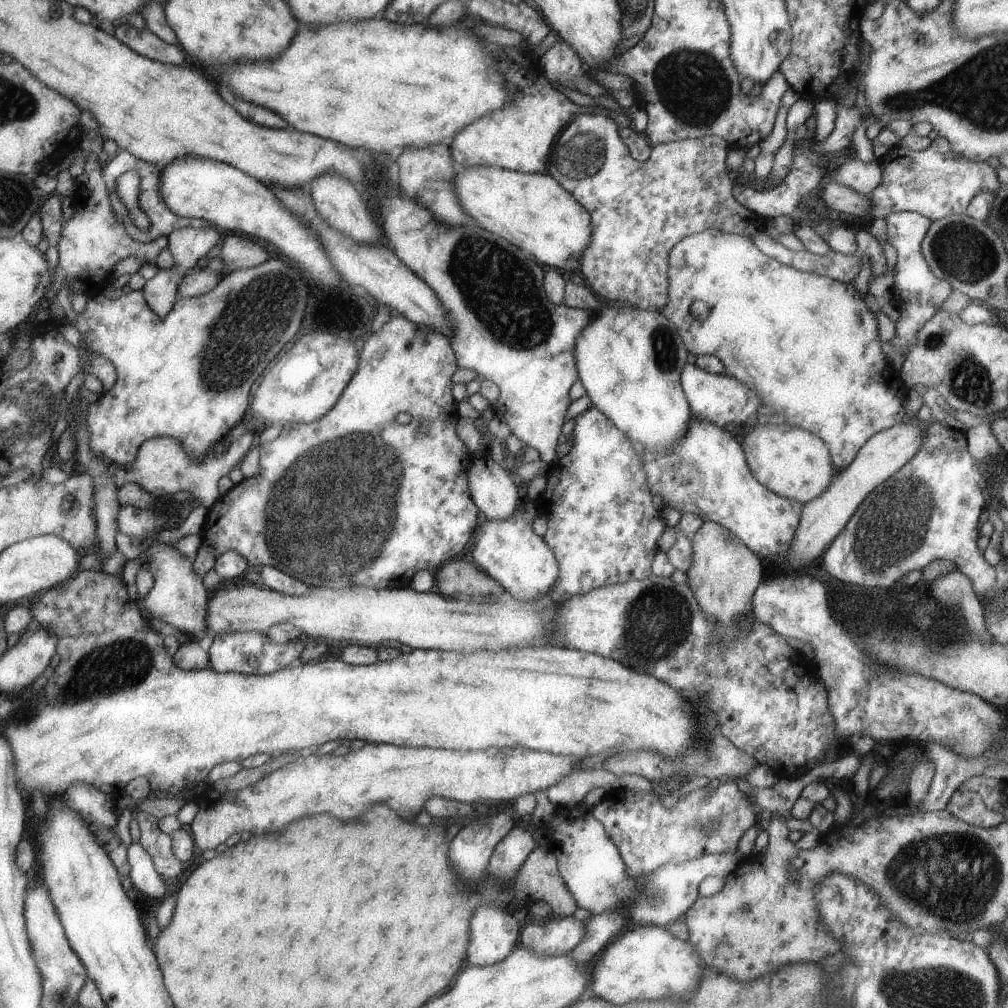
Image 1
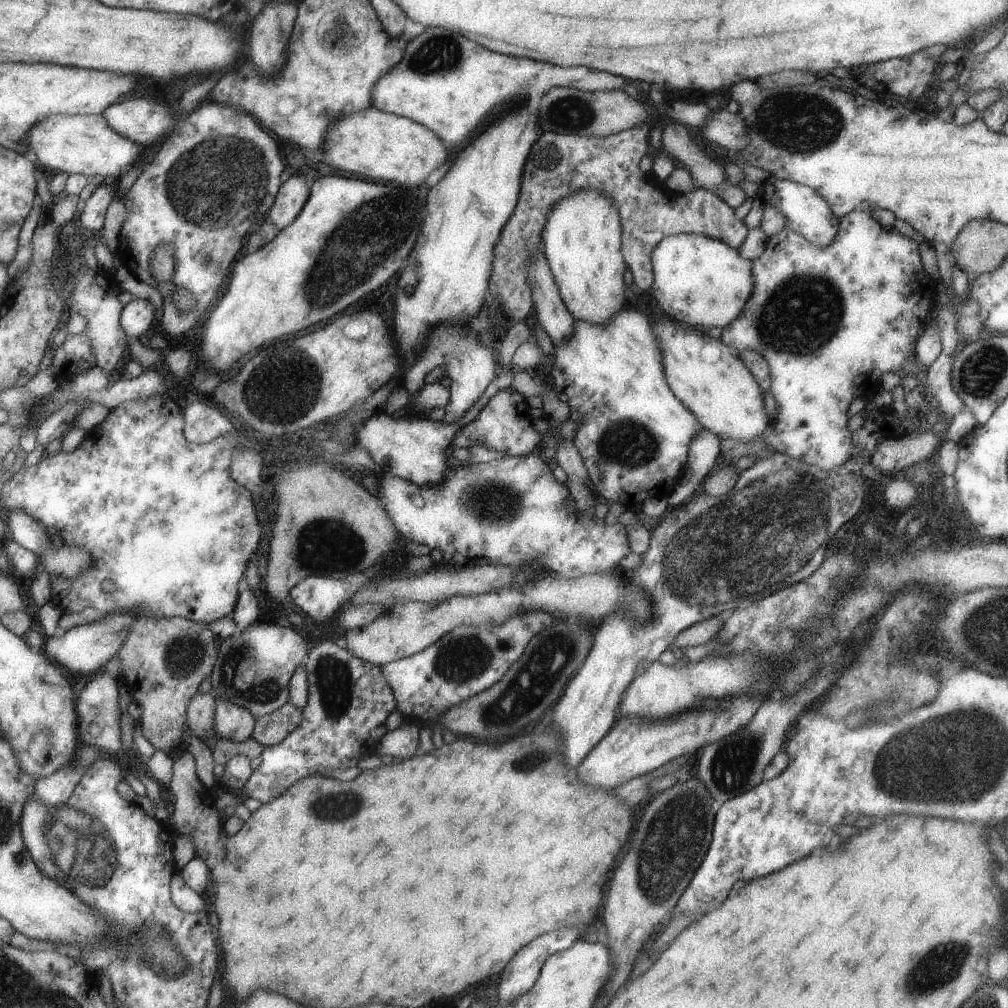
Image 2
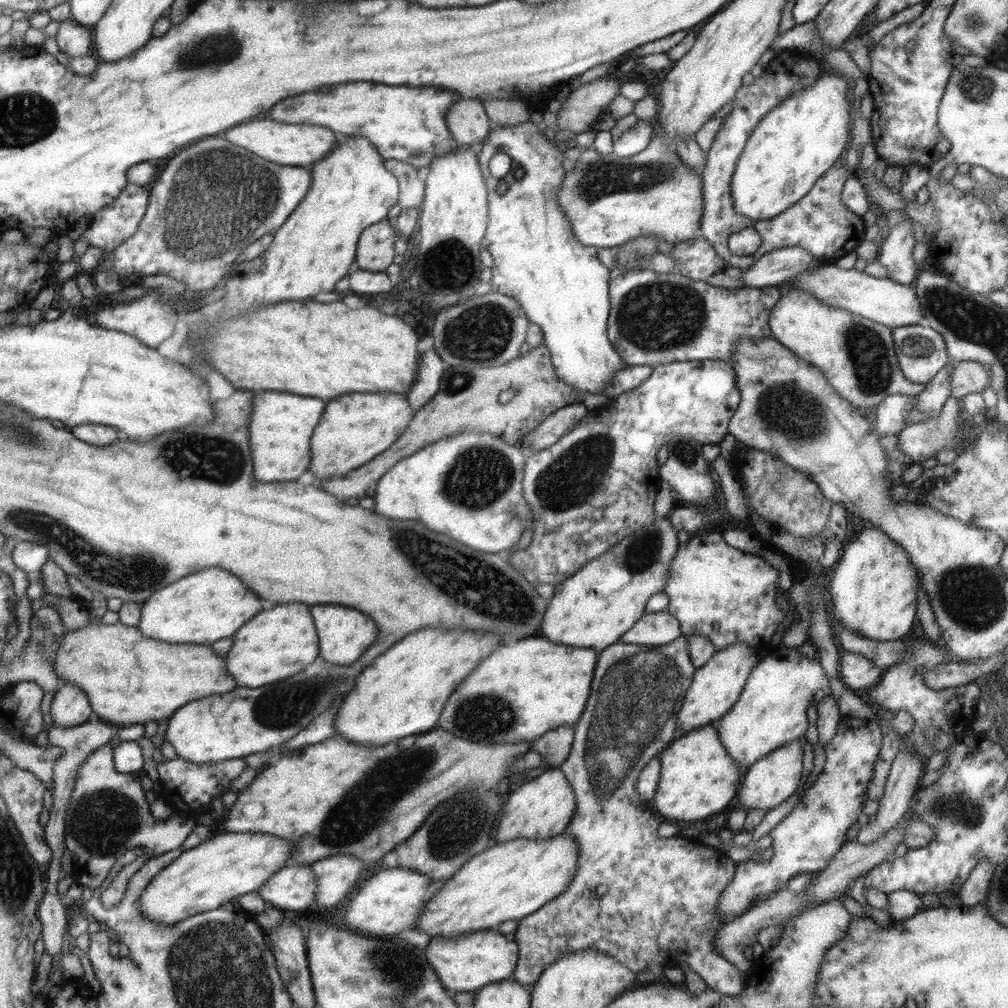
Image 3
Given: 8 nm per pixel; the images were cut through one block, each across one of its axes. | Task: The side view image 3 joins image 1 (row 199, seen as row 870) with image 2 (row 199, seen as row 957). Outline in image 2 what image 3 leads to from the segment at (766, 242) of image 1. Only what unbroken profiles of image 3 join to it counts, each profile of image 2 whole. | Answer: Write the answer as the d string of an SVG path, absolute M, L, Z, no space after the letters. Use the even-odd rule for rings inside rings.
M650 125L628 128L604 137L580 137L543 131L534 141L524 164L520 182L520 195L512 216L505 222L493 246L493 260L489 276L488 298L494 299L507 322L523 321L529 314L533 301L527 284L527 264L535 248L541 245L541 228L549 208L569 196L571 192L593 188L613 198L620 222L620 252L633 282L638 288L650 289L653 271L649 252L665 236L677 233L695 233L724 242L729 248L739 250L747 228L735 218L733 209L711 192L709 188L679 194L671 189L655 188L648 177L641 174L637 165L649 148Z

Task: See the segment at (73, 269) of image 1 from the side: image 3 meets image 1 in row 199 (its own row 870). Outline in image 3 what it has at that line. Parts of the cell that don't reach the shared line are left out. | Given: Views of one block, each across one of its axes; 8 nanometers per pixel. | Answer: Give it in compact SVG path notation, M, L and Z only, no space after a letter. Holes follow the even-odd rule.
M109 744L97 746L75 772L71 786L69 802L65 808L65 830L63 843L73 856L72 878L75 884L97 888L105 880L111 865L127 849L145 848L147 859L169 852L187 839L193 828L193 820L173 813L168 820L151 817L149 805L145 799L139 781L141 771L120 773L112 764L112 750Z

